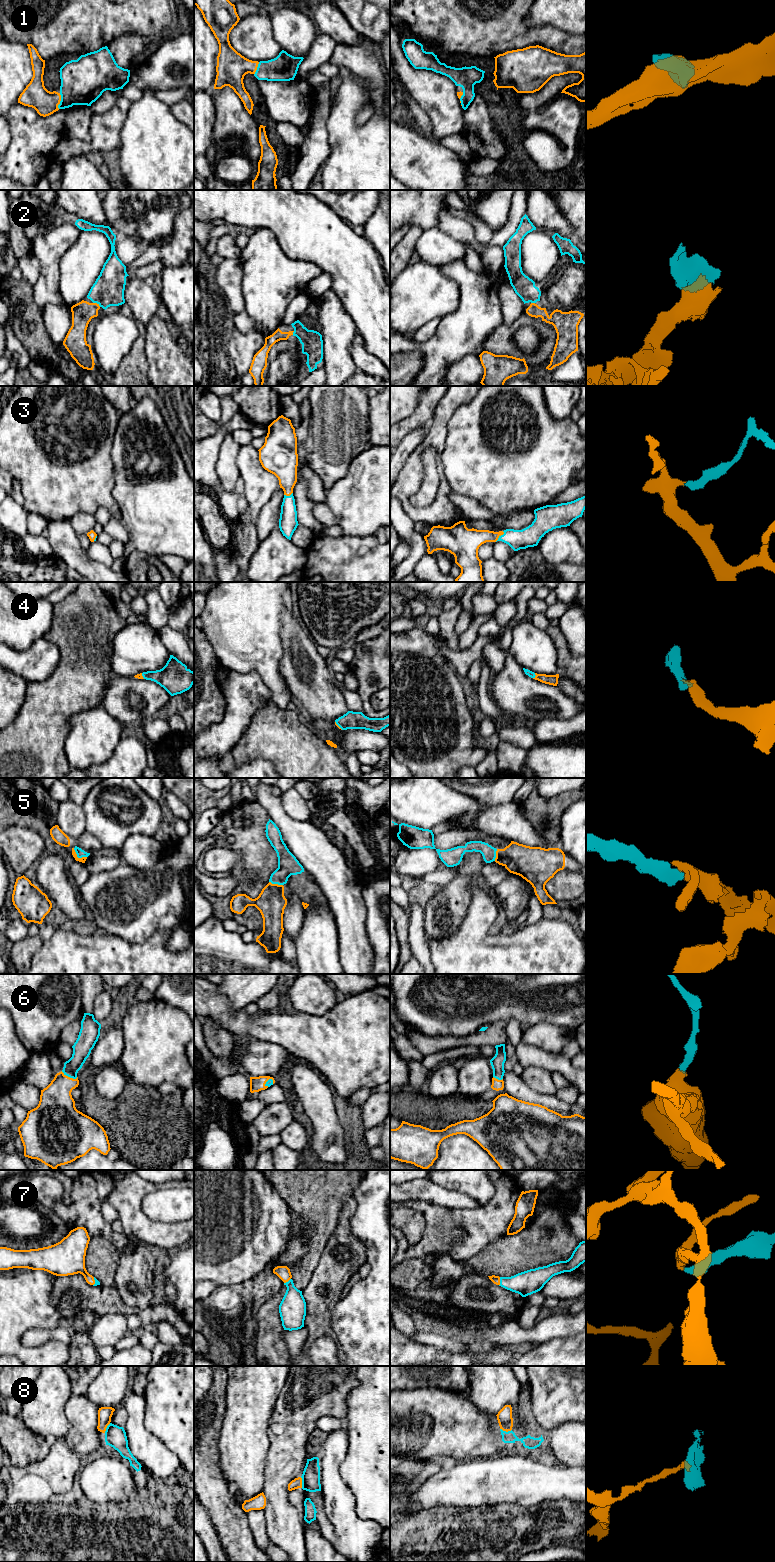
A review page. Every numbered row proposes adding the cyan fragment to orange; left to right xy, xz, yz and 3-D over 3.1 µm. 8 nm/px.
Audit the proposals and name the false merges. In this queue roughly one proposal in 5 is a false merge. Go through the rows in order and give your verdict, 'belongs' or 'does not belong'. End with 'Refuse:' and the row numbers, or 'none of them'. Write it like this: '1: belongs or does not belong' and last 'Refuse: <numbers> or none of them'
1: belongs
2: belongs
3: belongs
4: belongs
5: belongs
6: belongs
7: belongs
8: does not belong
Refuse: 8

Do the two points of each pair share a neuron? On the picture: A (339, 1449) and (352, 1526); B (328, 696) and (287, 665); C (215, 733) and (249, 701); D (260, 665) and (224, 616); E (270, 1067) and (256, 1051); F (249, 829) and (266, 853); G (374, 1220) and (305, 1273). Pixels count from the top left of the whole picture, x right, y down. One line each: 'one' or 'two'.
A: one
B: one
C: one
D: one
E: one
F: one
G: two

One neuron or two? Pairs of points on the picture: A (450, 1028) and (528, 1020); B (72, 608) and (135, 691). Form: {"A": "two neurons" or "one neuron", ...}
{"A": "one neuron", "B": "two neurons"}

